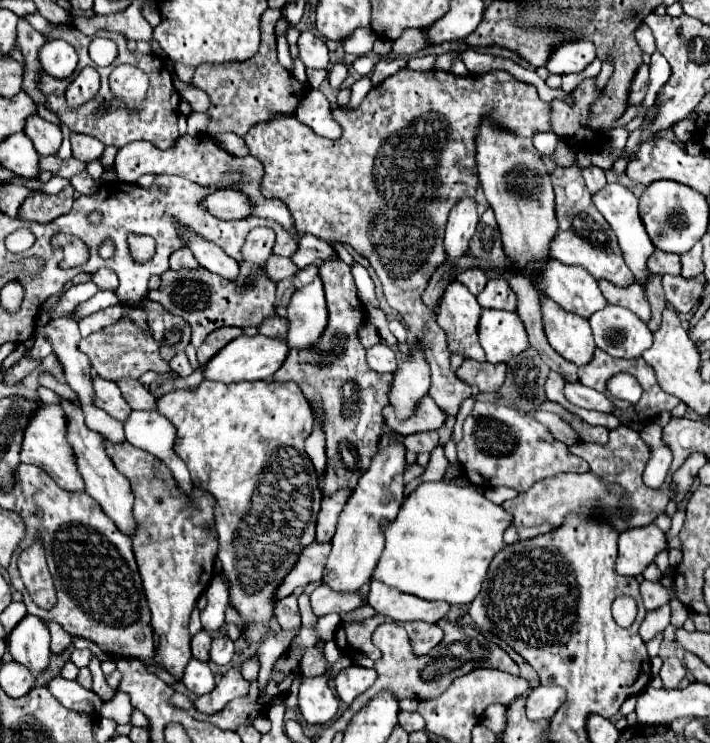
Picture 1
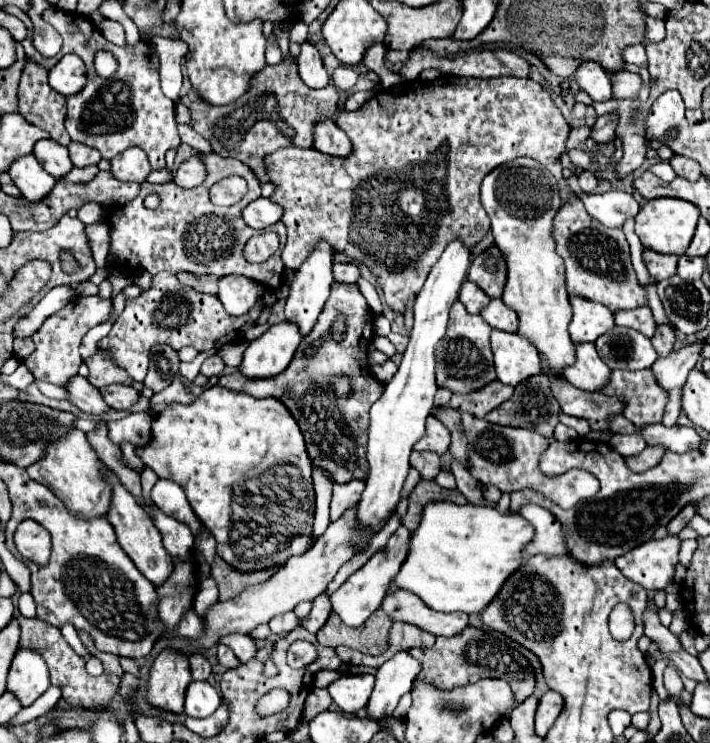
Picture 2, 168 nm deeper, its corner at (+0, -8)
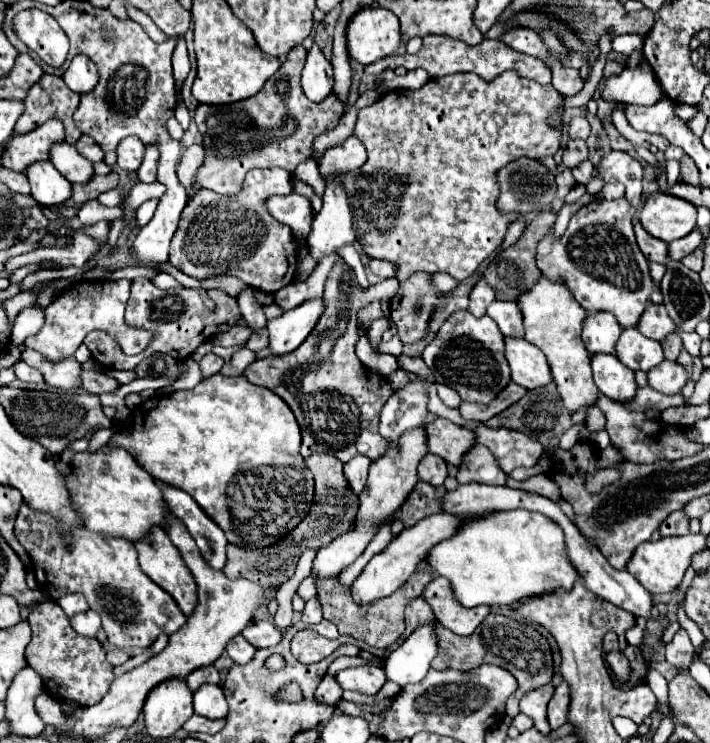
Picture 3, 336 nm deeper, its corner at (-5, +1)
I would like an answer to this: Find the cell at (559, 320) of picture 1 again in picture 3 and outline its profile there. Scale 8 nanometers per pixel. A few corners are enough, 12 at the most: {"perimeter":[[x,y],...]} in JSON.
{"perimeter":[[592,354],[594,382],[622,402],[636,394],[634,372],[616,356]]}

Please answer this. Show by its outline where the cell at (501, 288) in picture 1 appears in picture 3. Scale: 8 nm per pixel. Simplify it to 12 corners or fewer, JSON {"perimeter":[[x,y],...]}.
{"perimeter":[[494,300],[486,314],[504,336],[524,336],[516,302]]}

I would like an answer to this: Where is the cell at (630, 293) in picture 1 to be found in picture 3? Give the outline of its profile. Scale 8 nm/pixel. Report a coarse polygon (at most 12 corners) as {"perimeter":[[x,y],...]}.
{"perimeter":[[664,304],[646,306],[636,328],[660,342],[674,332]]}

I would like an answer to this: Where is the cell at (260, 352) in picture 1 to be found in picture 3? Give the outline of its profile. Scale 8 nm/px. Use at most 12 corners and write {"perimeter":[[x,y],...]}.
{"perimeter":[[322,298],[268,322],[270,352],[294,352],[316,326]]}

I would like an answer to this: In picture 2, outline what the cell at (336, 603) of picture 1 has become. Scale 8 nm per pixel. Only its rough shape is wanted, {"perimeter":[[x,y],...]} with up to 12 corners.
{"perimeter":[[401,525],[333,595],[333,611],[359,627],[377,611],[407,559]]}

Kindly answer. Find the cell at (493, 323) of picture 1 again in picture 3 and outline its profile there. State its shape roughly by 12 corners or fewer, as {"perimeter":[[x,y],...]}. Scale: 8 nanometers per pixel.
{"perimeter":[[508,336],[506,360],[512,380],[540,388],[552,380],[538,346]]}

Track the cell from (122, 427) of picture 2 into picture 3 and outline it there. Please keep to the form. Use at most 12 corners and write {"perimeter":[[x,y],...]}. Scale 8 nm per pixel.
{"perimeter":[[102,428],[94,434],[88,448],[100,448],[114,434],[114,428]]}

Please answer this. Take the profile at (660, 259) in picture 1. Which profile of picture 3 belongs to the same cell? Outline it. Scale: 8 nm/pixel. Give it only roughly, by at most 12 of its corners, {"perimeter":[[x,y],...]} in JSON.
{"perimeter":[[638,220],[634,232],[642,254],[666,264],[668,244],[650,236]]}

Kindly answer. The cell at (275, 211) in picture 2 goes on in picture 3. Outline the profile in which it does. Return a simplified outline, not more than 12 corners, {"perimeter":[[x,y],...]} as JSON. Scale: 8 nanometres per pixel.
{"perimeter":[[298,194],[270,196],[270,216],[306,240],[312,204]]}

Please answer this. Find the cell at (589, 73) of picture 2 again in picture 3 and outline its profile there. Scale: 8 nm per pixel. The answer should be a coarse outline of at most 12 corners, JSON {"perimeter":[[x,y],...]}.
{"perimeter":[[650,68],[604,78],[606,102],[654,104],[664,98]]}

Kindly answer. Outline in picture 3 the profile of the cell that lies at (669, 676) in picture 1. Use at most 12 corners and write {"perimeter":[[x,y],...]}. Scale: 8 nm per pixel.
{"perimeter":[[682,628],[666,644],[666,660],[688,670],[694,646]]}

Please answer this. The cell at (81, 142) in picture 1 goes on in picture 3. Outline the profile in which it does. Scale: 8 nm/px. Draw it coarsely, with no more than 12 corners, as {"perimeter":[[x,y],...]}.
{"perimeter":[[90,136],[74,146],[90,162],[102,160],[104,150]]}

